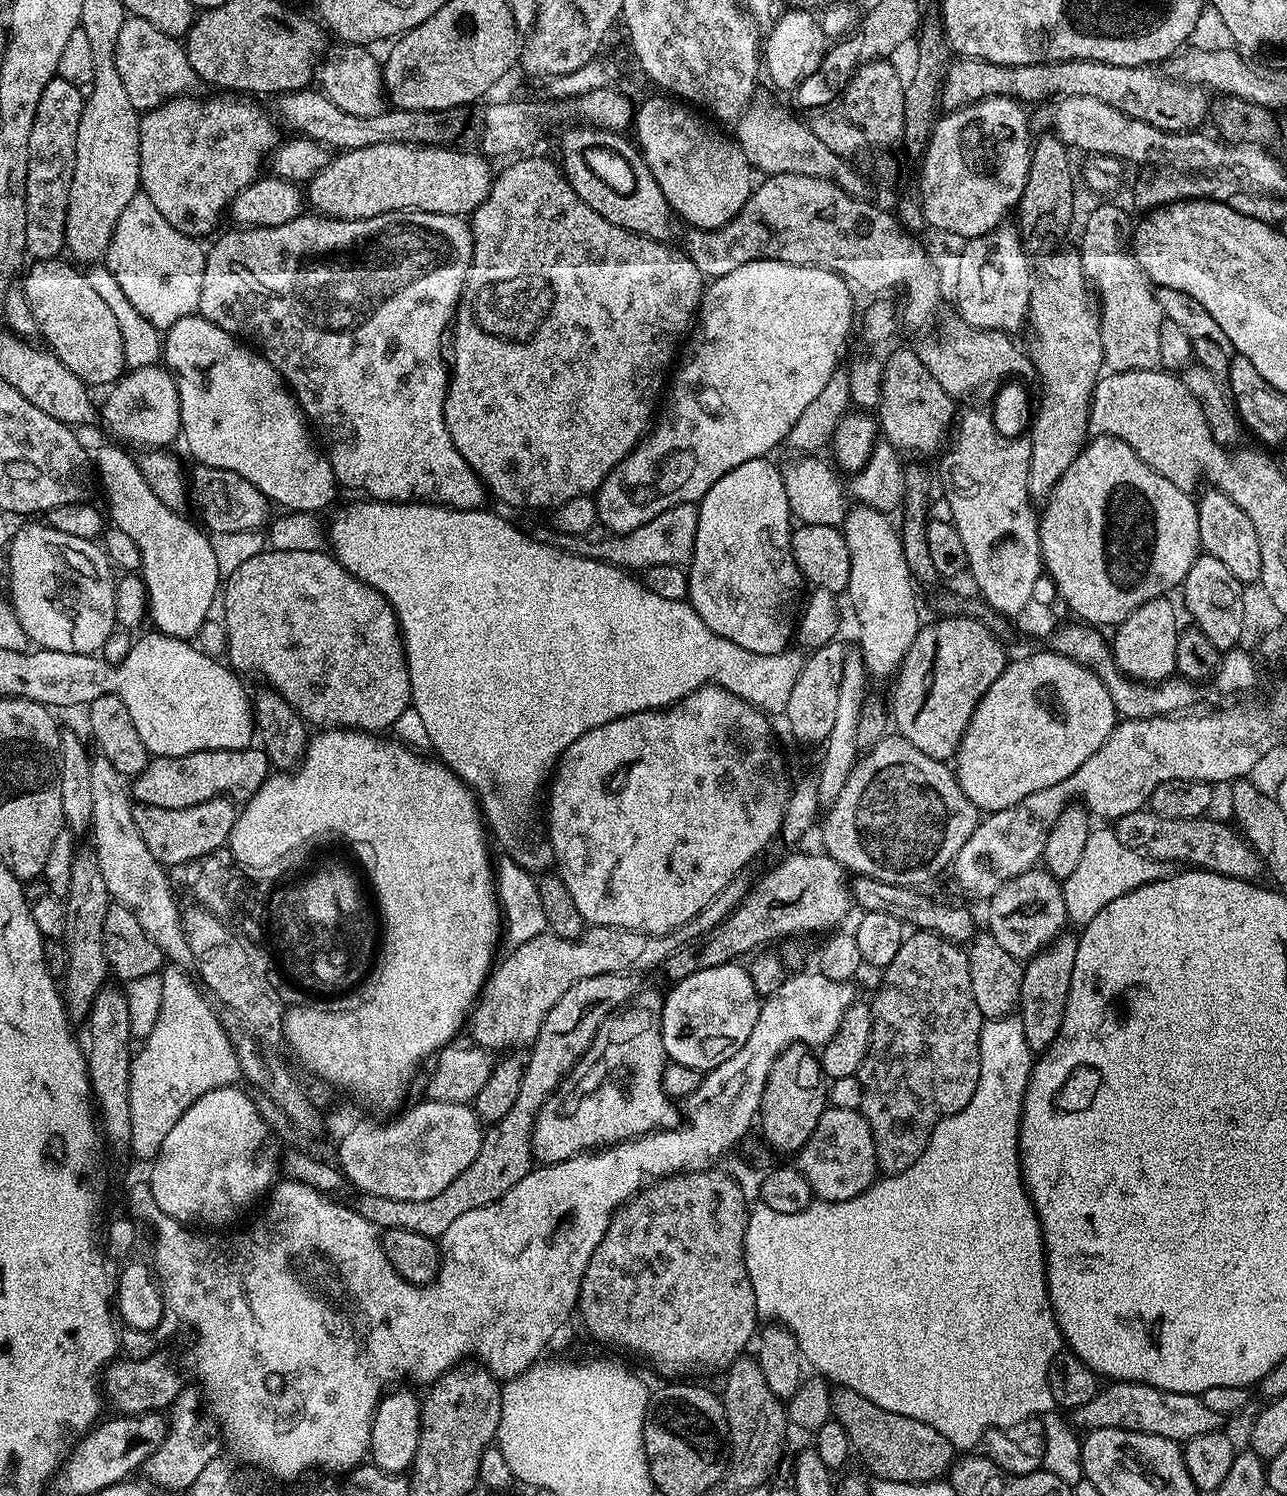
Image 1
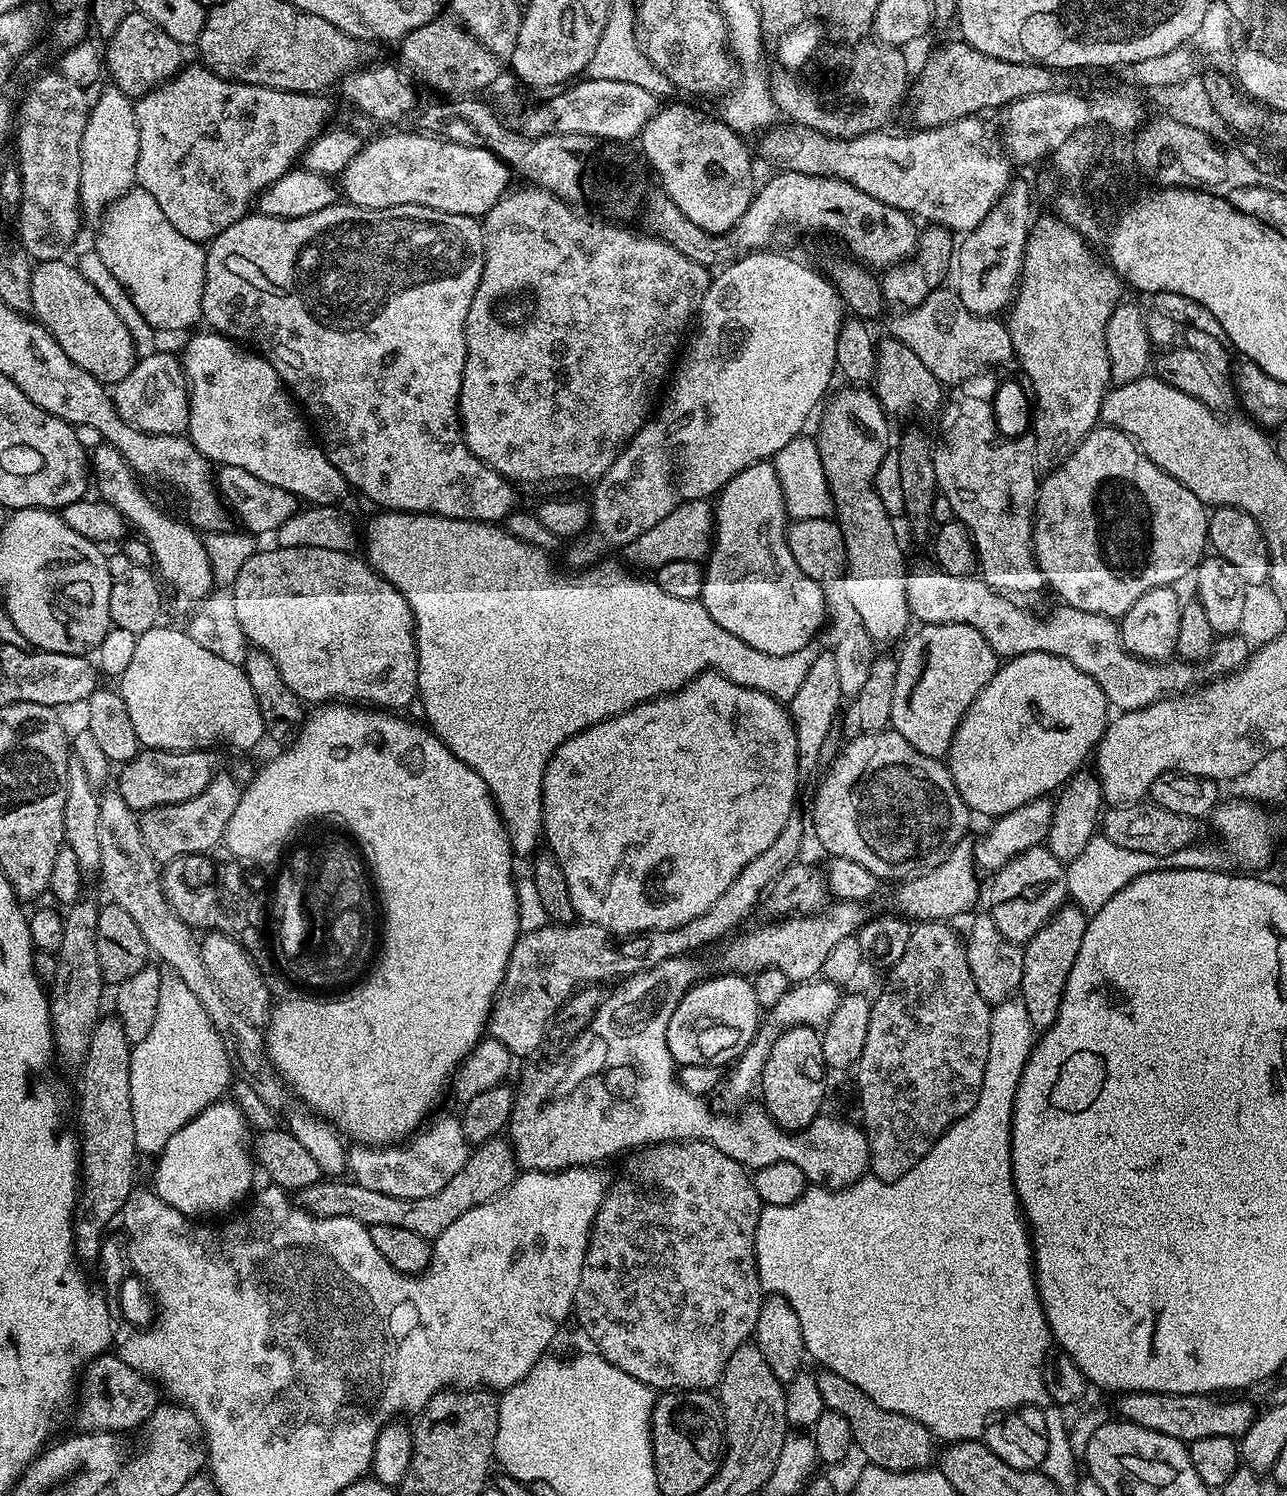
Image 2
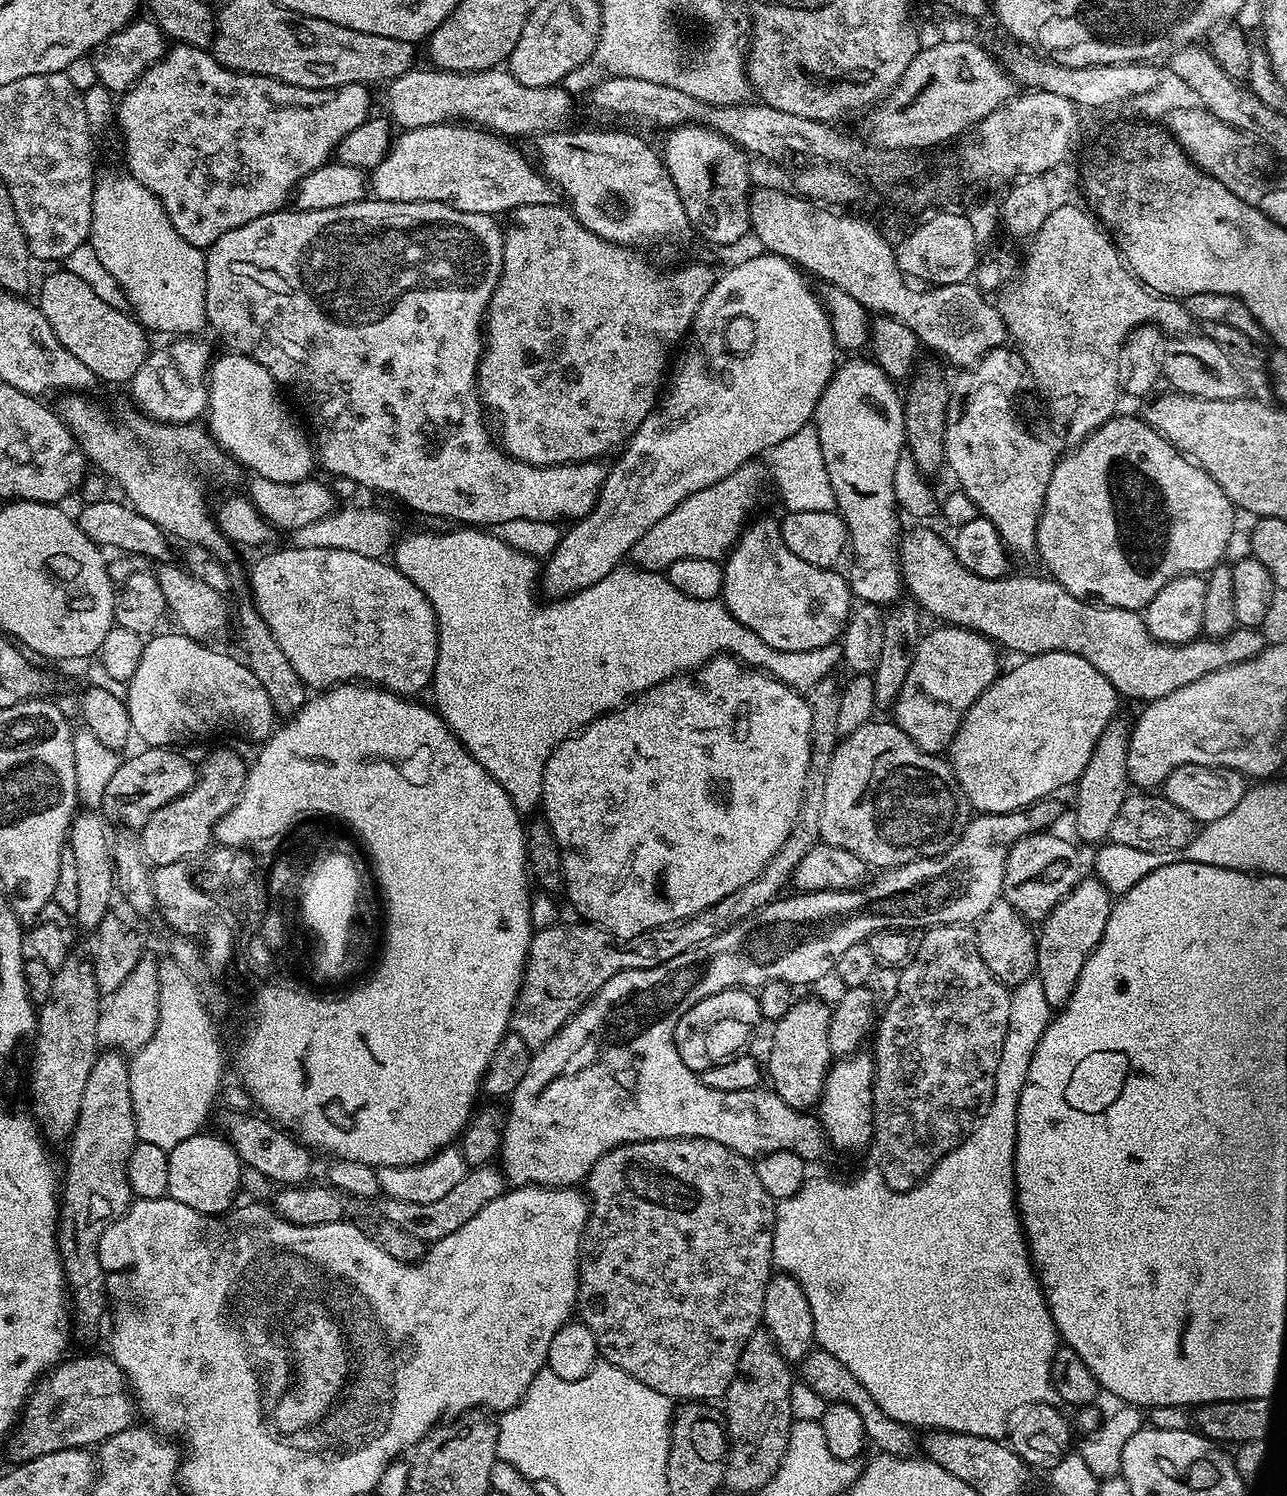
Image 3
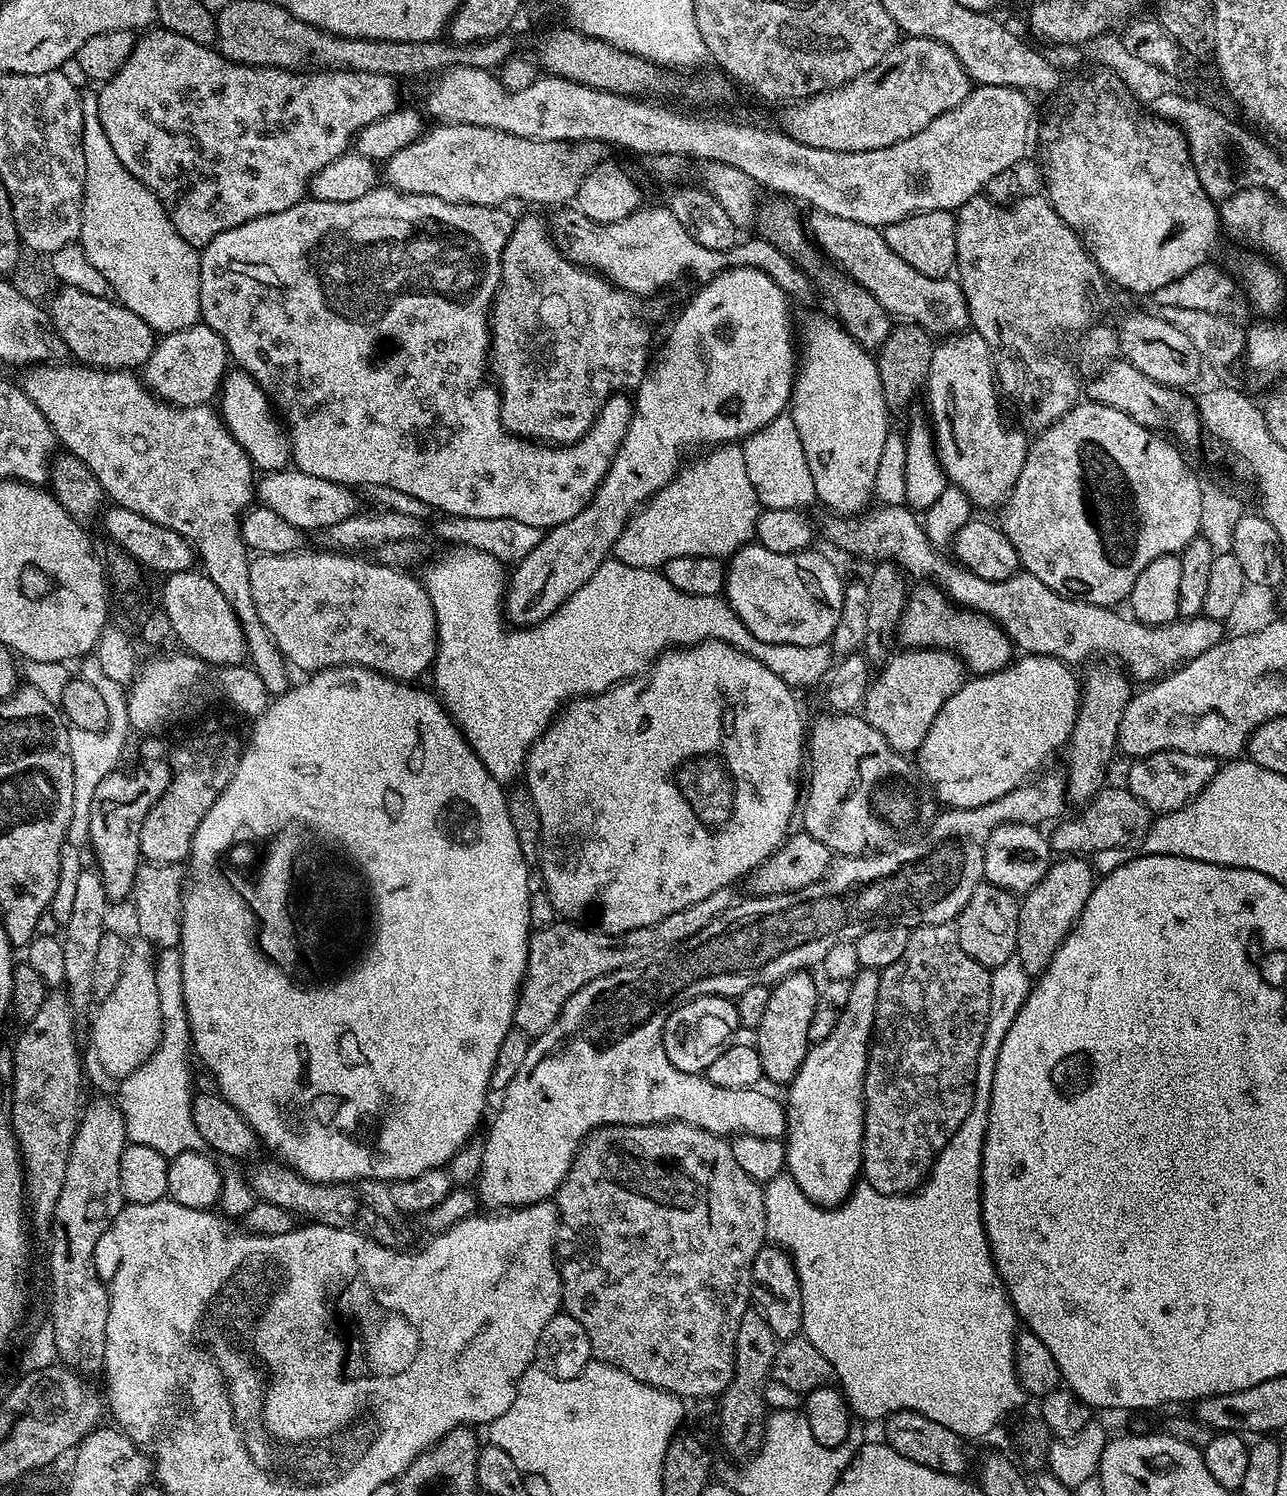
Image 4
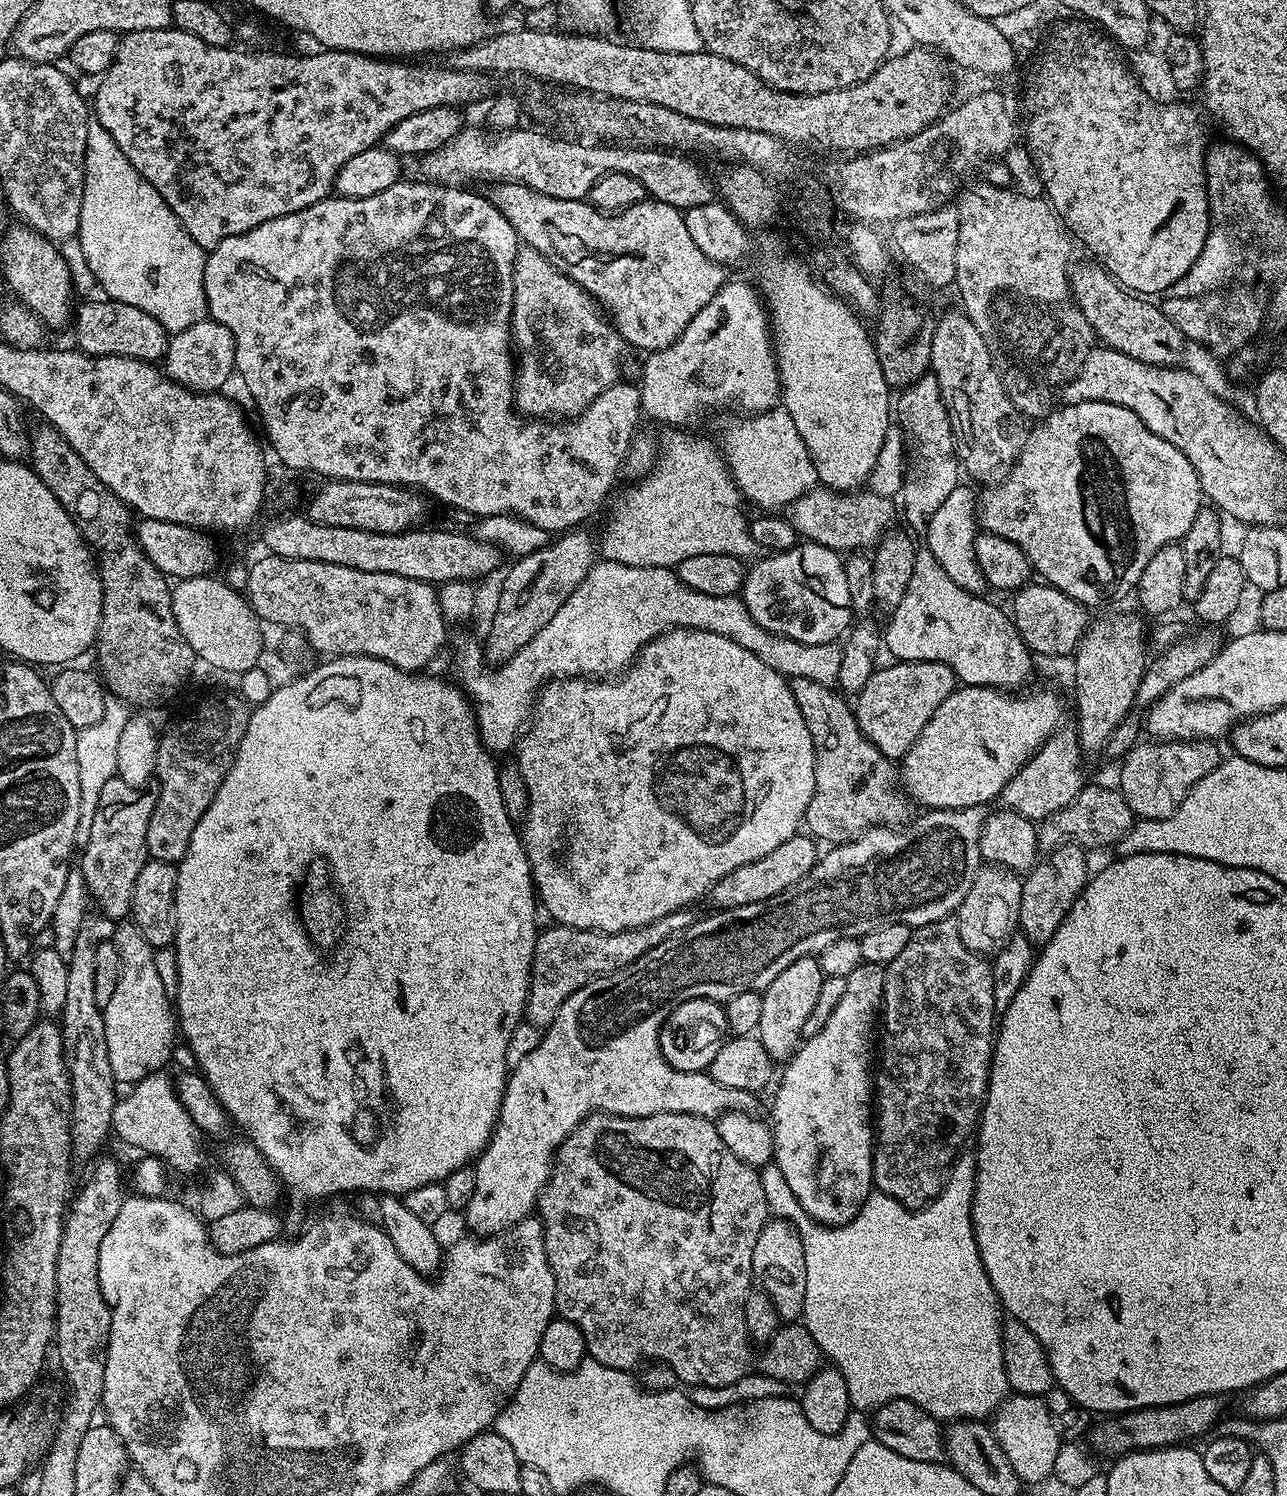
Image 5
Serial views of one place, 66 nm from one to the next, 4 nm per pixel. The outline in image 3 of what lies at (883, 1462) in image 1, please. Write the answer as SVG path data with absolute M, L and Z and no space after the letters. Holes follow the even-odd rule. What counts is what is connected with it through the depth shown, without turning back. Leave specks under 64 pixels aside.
M812 1350L803 1360L799 1361L798 1368L800 1368L799 1379L808 1384L810 1390L814 1390L823 1401L846 1404L861 1416L861 1420L864 1423L865 1437L870 1441L871 1446L873 1444L876 1447L876 1450L890 1456L907 1457L911 1453L908 1451L912 1448L912 1435L914 1434L909 1425L887 1416L873 1402L870 1394L866 1394L864 1388L854 1376L838 1362L838 1358L834 1358L828 1352Z

